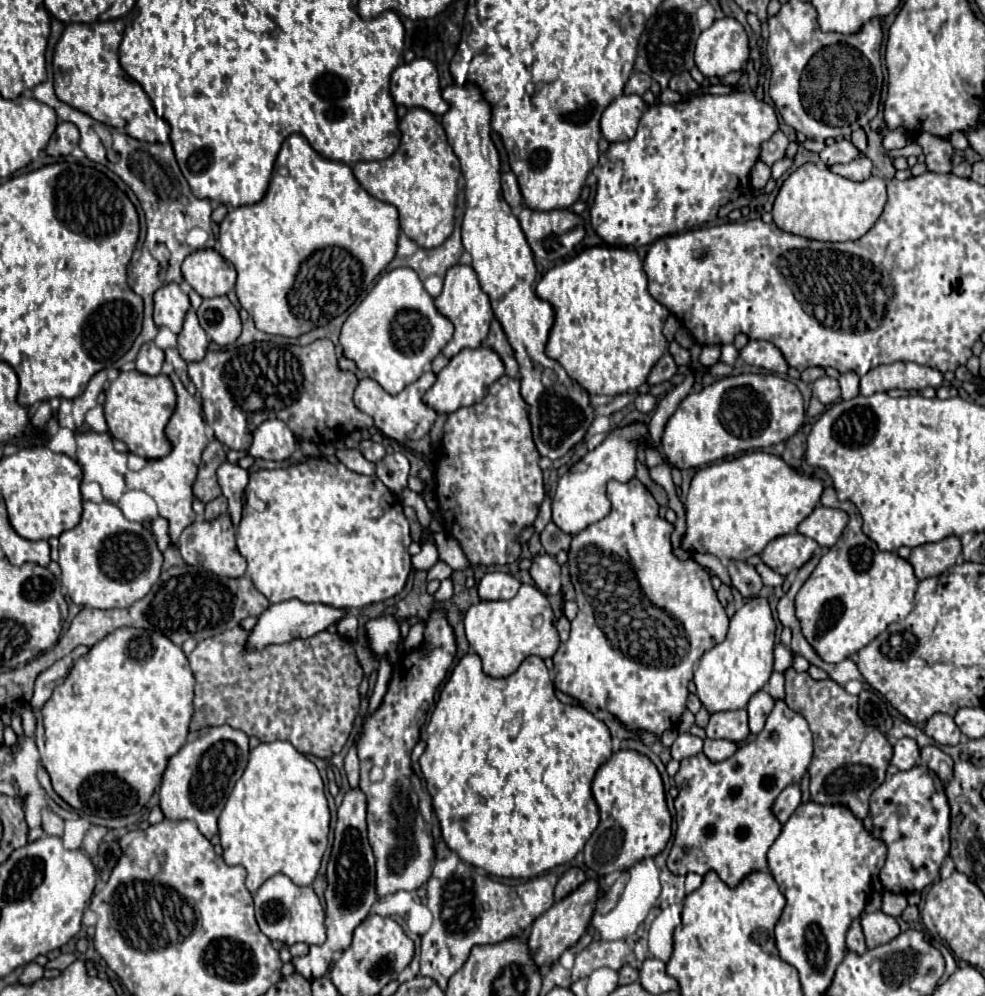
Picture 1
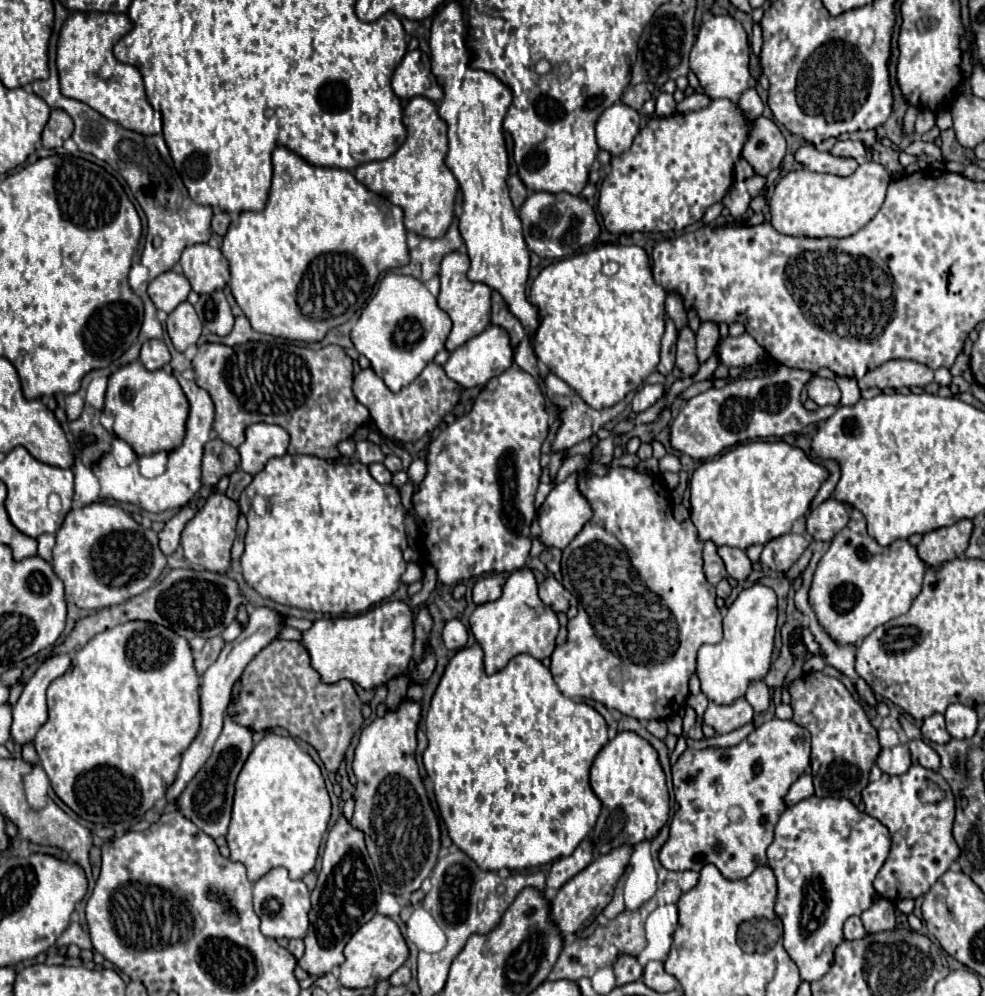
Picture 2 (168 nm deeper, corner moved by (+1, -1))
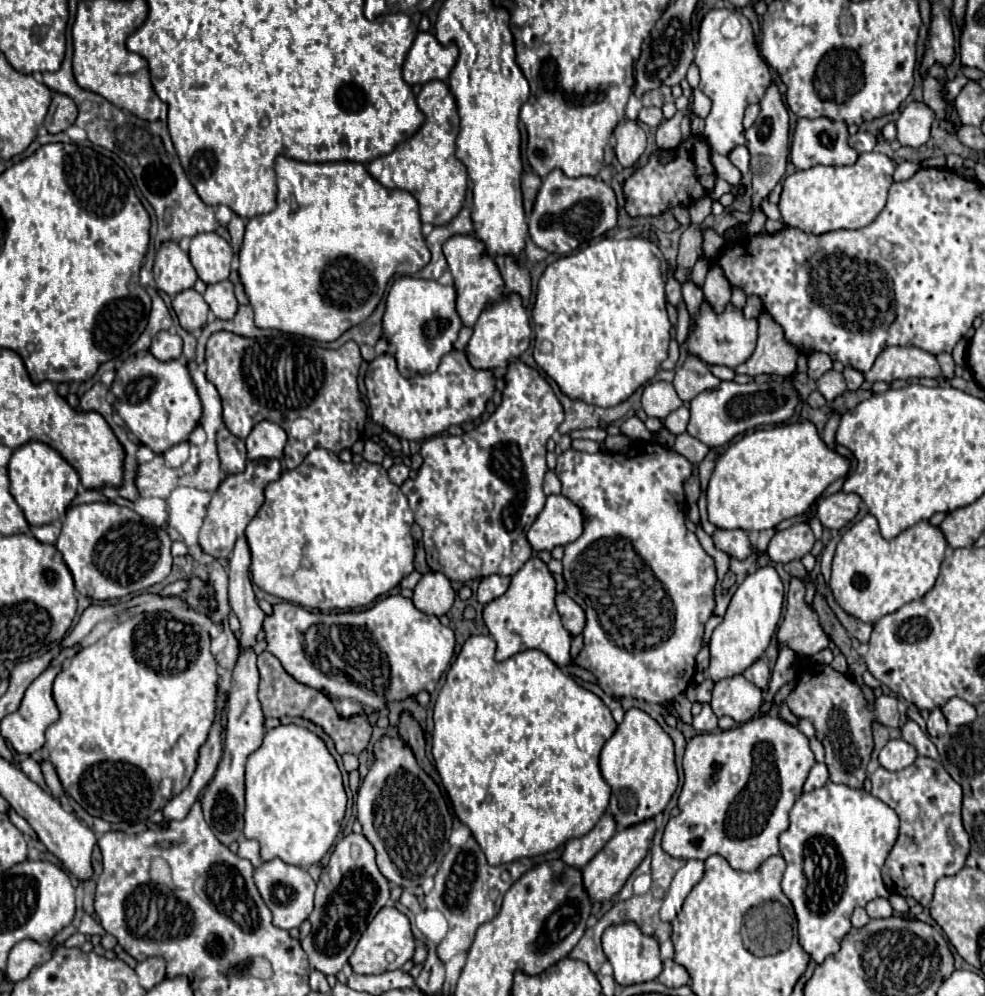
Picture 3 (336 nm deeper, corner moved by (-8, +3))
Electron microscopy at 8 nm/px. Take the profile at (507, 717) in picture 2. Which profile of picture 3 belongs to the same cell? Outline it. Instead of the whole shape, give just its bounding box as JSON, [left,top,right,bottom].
[431,635,617,865]

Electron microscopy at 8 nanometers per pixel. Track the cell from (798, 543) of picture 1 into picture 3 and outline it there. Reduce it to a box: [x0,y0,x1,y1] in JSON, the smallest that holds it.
[767,523,815,563]

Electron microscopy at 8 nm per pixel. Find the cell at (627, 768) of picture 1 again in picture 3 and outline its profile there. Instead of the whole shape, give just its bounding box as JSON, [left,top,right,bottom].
[601,709,677,829]

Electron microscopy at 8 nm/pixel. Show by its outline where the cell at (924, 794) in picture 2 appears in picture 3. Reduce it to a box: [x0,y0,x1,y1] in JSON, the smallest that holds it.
[869,757,969,907]

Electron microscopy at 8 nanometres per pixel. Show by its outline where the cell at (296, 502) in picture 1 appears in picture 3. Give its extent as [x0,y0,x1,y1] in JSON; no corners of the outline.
[245,447,415,612]

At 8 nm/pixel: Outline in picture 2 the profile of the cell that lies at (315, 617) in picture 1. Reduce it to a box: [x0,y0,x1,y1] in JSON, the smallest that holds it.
[166,607,282,803]

